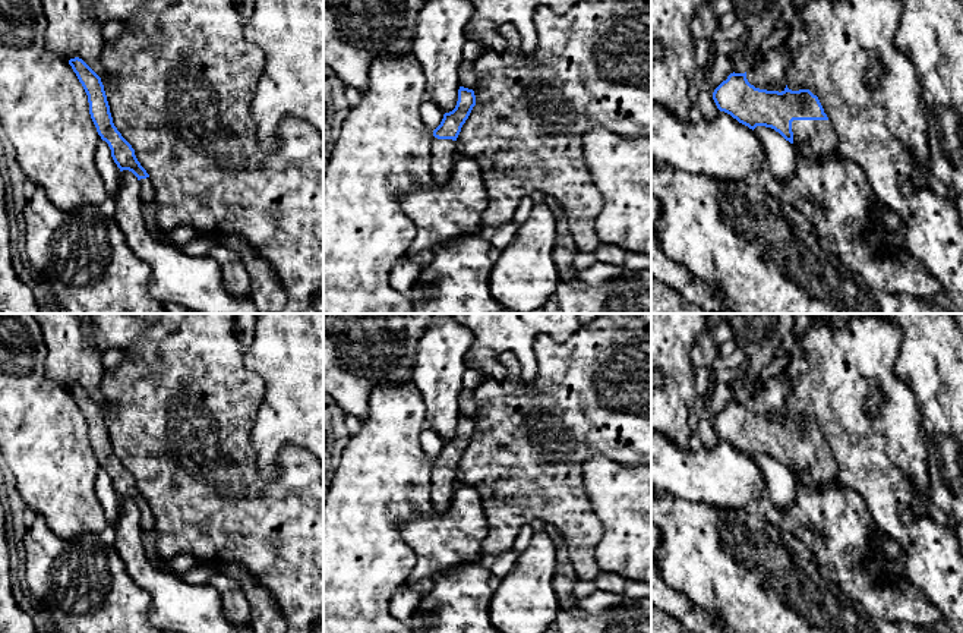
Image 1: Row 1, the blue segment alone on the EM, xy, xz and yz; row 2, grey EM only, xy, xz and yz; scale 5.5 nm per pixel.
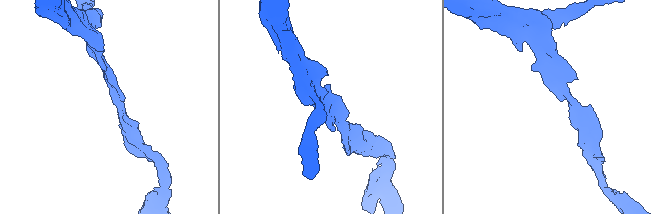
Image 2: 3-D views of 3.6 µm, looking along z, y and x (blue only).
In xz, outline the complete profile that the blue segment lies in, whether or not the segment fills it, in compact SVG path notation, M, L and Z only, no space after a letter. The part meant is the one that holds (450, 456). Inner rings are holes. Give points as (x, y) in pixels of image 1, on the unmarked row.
M460 415L455 437L445 441L441 453L433 459L432 506L435 513L448 511L452 495L458 485L455 469L474 434L474 419Z

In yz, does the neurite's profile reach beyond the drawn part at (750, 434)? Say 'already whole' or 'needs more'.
needs more

